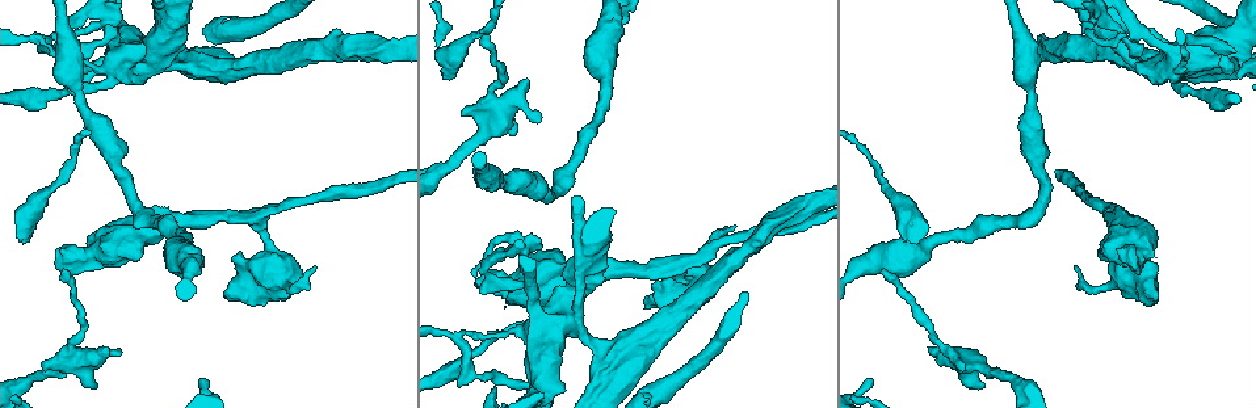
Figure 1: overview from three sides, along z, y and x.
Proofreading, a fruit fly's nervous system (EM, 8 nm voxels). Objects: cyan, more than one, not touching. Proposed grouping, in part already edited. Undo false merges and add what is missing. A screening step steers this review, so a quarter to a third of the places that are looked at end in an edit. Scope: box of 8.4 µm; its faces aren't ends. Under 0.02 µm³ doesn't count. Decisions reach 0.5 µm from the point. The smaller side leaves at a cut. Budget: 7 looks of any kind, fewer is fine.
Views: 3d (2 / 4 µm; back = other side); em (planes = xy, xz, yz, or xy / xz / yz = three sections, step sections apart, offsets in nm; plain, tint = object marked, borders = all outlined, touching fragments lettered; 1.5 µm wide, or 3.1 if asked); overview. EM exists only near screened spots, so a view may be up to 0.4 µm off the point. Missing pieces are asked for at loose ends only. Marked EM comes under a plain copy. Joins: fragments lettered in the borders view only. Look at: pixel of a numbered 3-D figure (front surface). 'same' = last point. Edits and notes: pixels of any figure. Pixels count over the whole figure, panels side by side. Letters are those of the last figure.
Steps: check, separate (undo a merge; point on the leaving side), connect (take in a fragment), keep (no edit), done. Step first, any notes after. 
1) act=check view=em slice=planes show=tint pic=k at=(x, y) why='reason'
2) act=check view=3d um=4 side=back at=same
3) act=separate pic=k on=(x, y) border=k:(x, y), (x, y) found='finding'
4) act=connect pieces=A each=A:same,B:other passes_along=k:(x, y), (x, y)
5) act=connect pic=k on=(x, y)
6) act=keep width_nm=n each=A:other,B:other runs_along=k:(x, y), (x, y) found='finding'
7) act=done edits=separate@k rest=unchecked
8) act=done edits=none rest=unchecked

act=check view=3d um=4 pic=1 at=(1030, 86) why='narrows sharply'

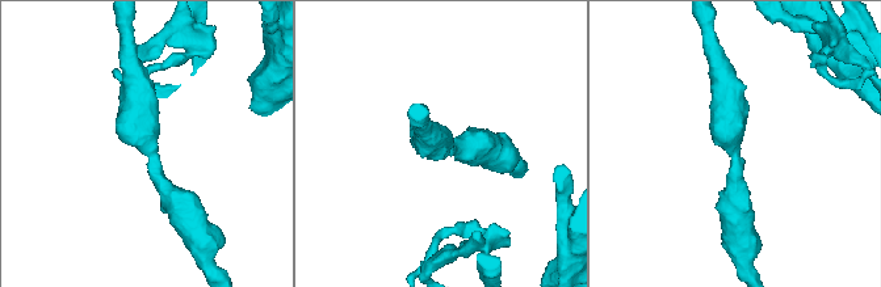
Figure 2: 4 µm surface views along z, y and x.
act=check view=em slice=planes show=tint pic=2 at=(154, 150) arm_widths_nm=400,460 why='shape alone is not enough'

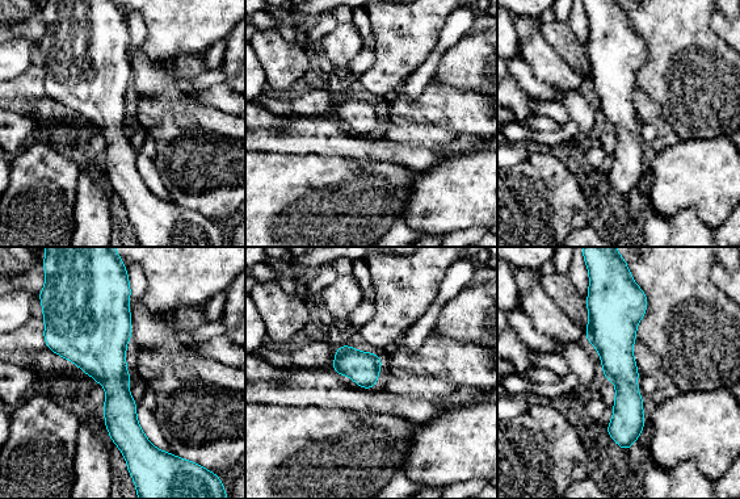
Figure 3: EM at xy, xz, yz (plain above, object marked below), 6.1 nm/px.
act=check view=em slice=planes show=borders at=same

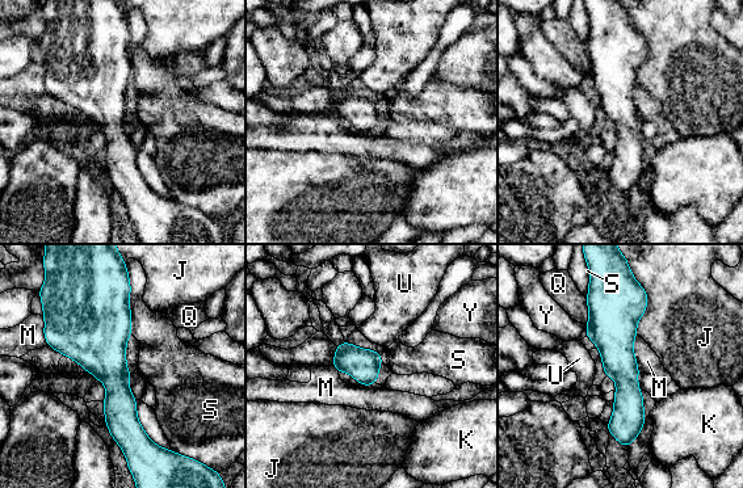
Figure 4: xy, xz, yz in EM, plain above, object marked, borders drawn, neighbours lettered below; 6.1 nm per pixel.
act=keep each=J:other,K:other,M:other,Q:other,S:other,U:other,Y:other runs_along=4:(617, 291), (626, 441) found='all the same cell'

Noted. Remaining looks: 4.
act=check view=3d um=4 pic=1 at=(63, 272) why='thin end'

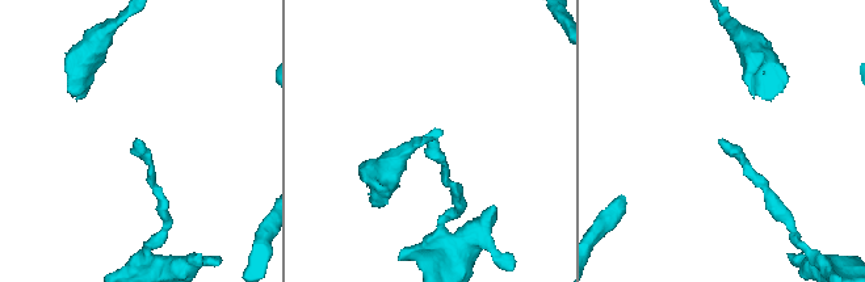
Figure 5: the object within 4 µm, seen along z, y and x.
act=check view=em slice=planes show=borders pic=5 at=(718, 143) why='now the EM'

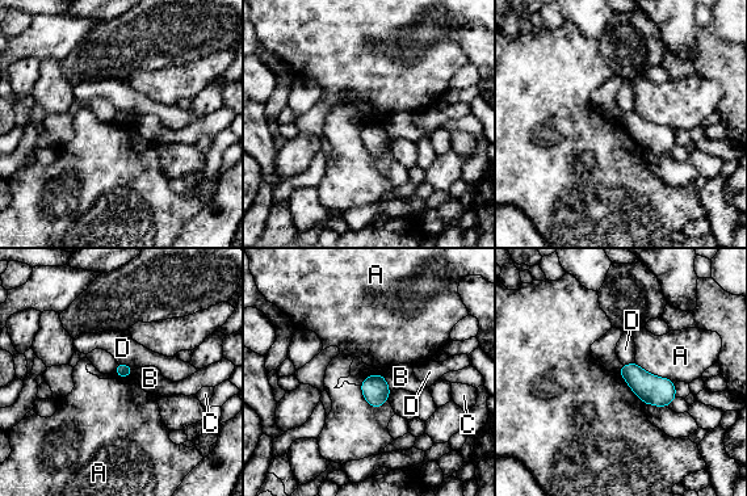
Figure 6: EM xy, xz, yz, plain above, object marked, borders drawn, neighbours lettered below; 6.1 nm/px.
act=keep each=A:other,B:other,C:other,D:other border=6:(634, 362), (674, 383) found='no lettered fragment goes on from it'

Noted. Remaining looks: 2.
act=check view=em slice=planes show=borders pic=1 at=(526, 77) why='stops while still wide'

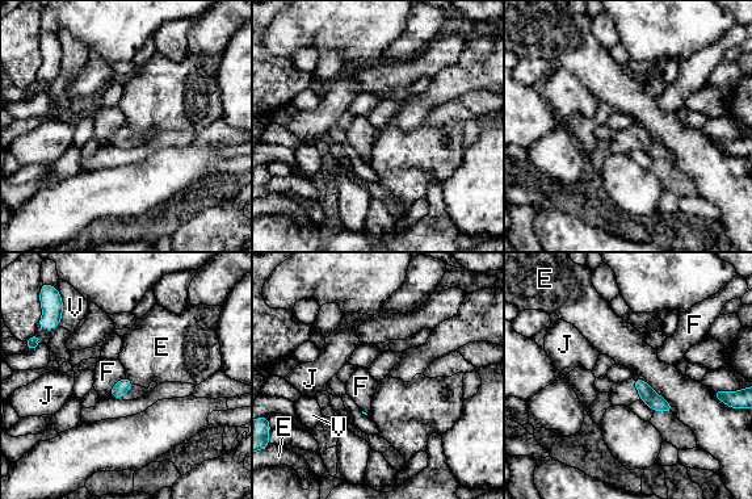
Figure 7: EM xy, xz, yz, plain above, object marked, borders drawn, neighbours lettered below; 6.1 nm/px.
act=keep each=E:other,F:other,J:other,V:other border=7:(125, 376), (112, 388), (109, 395) found='none of them fits'

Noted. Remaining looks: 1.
act=done edits=none rest=unchecked

